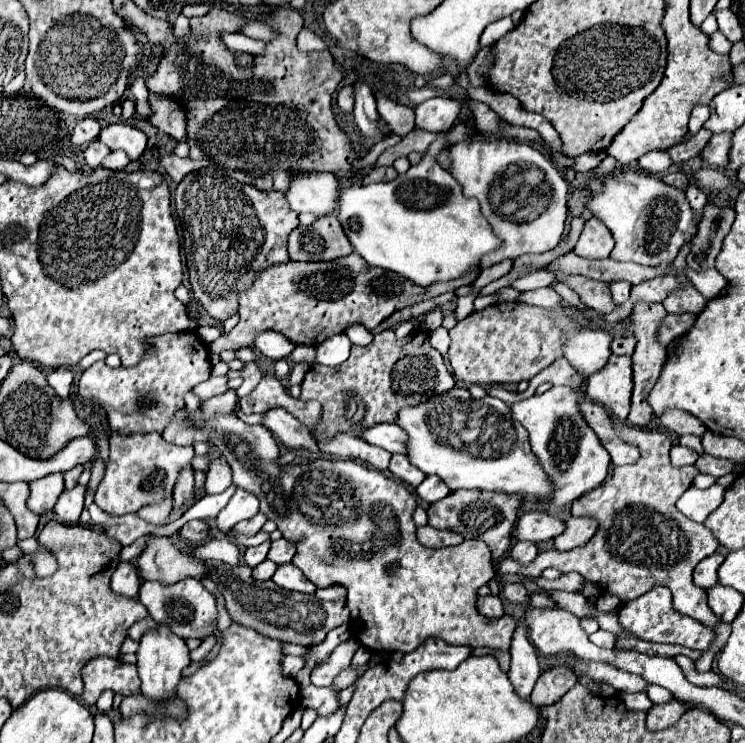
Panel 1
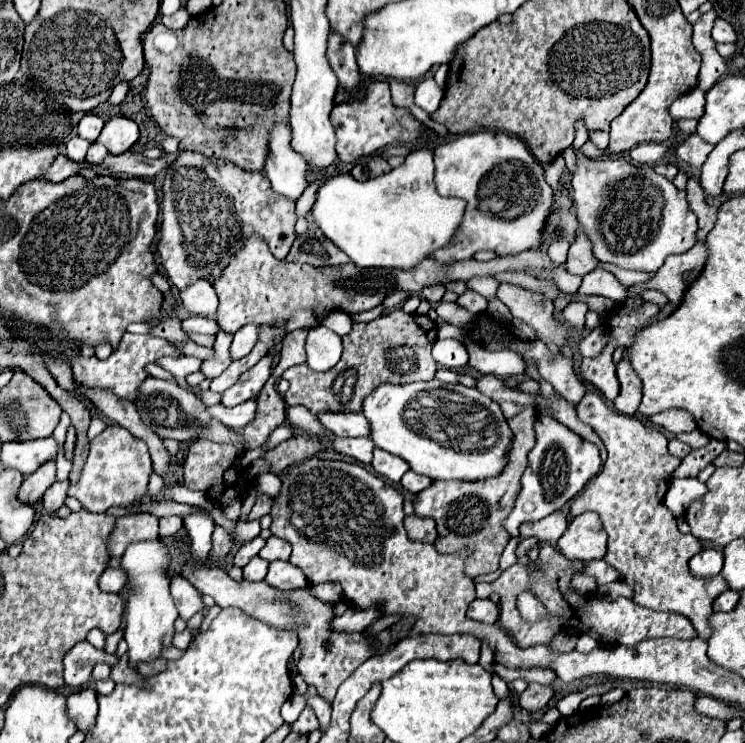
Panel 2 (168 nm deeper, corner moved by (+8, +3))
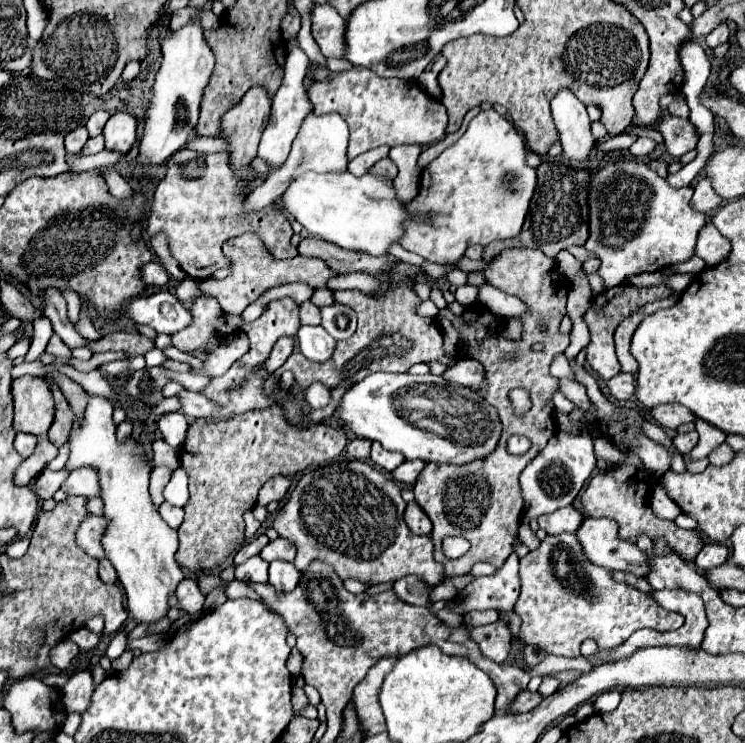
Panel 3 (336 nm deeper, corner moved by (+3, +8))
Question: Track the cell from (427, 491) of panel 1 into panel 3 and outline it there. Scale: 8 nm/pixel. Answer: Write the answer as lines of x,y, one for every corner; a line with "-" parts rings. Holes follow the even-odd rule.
405,461
401,463
401,467
397,467
397,471
393,471
393,477
403,485
415,485
423,467
425,467
425,461

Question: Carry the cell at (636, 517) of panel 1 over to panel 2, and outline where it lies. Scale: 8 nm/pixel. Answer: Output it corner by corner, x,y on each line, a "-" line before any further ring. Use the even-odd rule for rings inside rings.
592,392
580,400
576,414
596,430
608,450
608,460
582,492
576,494
570,512
598,512
608,532
608,552
604,560
622,574
622,582
634,588
634,602
652,610
684,614
694,630
708,640
712,602
728,590
728,582
724,582
722,574
696,578
688,570
688,560
702,550
702,544
696,536
678,532
674,514
664,506
668,478
680,464
680,460
668,452
666,436
656,428
648,428
638,418
614,412
604,404
600,394

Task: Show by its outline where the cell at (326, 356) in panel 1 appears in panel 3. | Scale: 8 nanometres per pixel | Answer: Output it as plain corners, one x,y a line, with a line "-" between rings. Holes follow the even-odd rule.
303,325
297,333
297,341
299,341
299,349
301,353
317,363
329,361
329,357
335,351
337,341
323,329
323,327
309,327

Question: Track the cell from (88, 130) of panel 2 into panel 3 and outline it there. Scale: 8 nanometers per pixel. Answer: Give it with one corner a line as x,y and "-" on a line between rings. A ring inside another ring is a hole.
95,111
95,113
89,117
89,121
87,121
87,131
89,131
89,135
91,135
91,137
99,135
99,133
103,131
107,119
109,119
109,113
107,113
107,111

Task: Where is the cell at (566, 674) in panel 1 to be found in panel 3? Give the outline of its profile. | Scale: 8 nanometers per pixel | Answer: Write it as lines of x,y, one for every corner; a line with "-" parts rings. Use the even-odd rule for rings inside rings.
525,689
521,695
517,695
517,699
513,701
513,713
525,713
525,711
531,711
535,709
539,703
541,703
541,693
539,691
529,691

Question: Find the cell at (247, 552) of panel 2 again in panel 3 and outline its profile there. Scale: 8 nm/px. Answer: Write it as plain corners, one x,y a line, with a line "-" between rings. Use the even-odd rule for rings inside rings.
259,535
257,539
253,539
251,543
247,543
247,545
243,545
237,553
235,553
235,565
239,565
239,563
245,563
249,557
253,557
253,555
257,555
265,545
269,543
269,537
267,535

